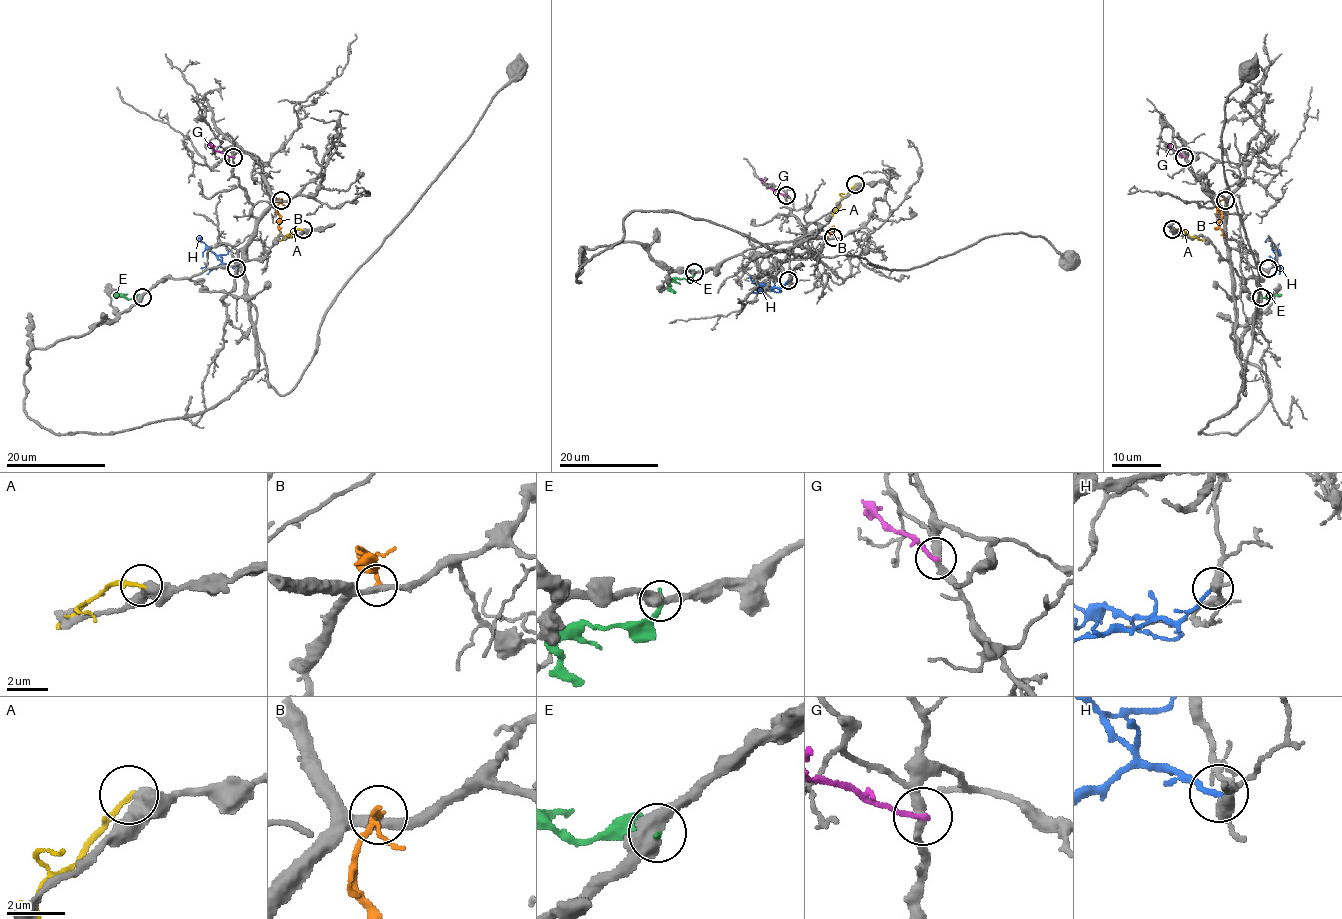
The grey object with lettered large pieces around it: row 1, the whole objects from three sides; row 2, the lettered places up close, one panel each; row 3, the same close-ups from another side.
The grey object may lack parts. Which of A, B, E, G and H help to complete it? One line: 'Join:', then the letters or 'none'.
Join: B

